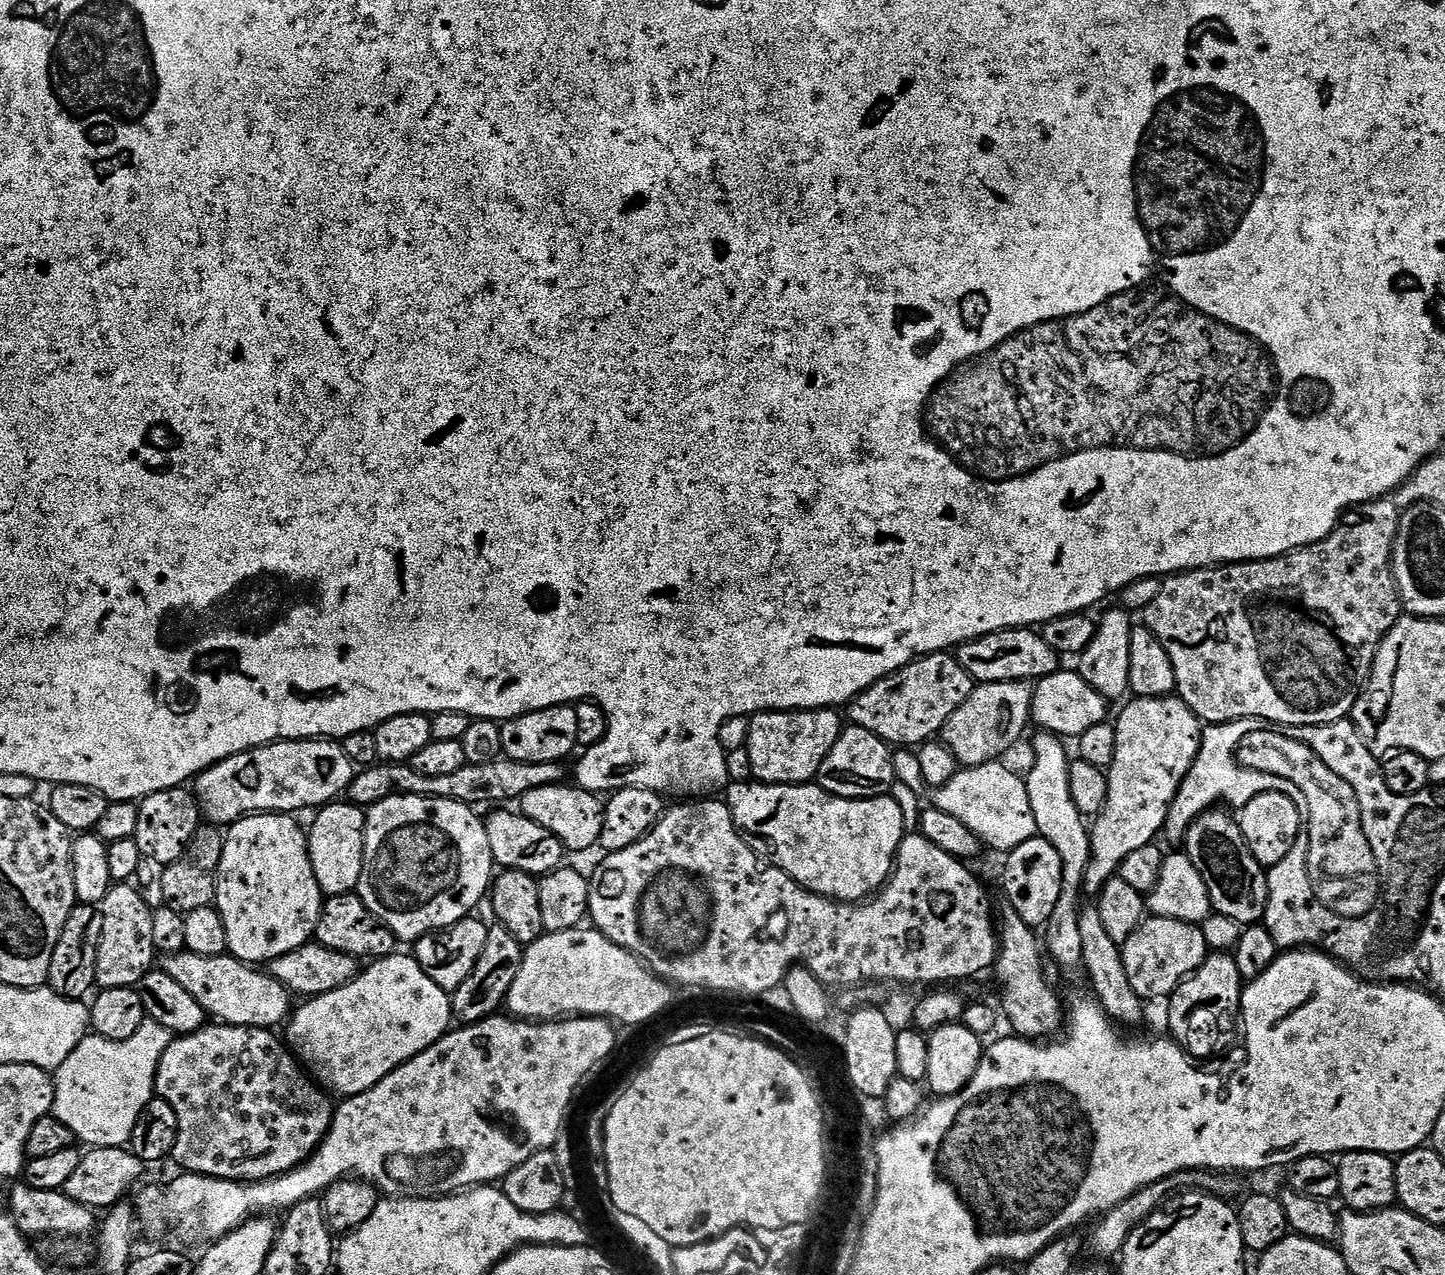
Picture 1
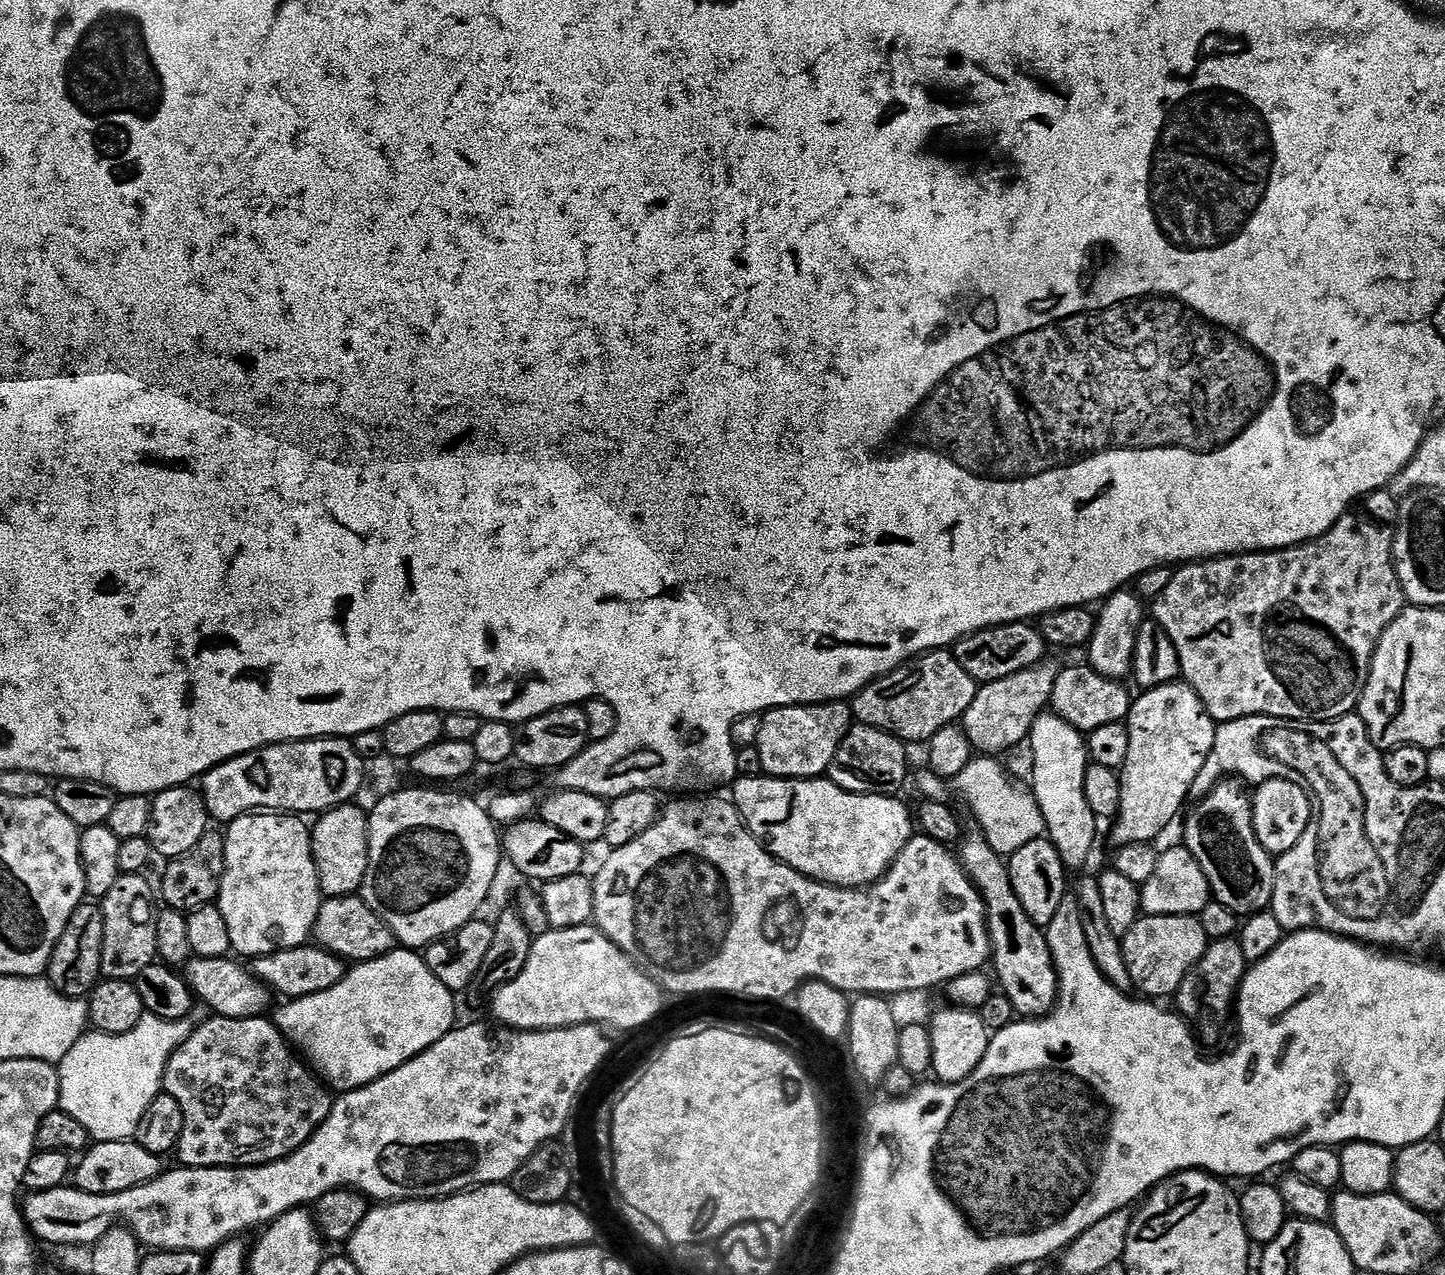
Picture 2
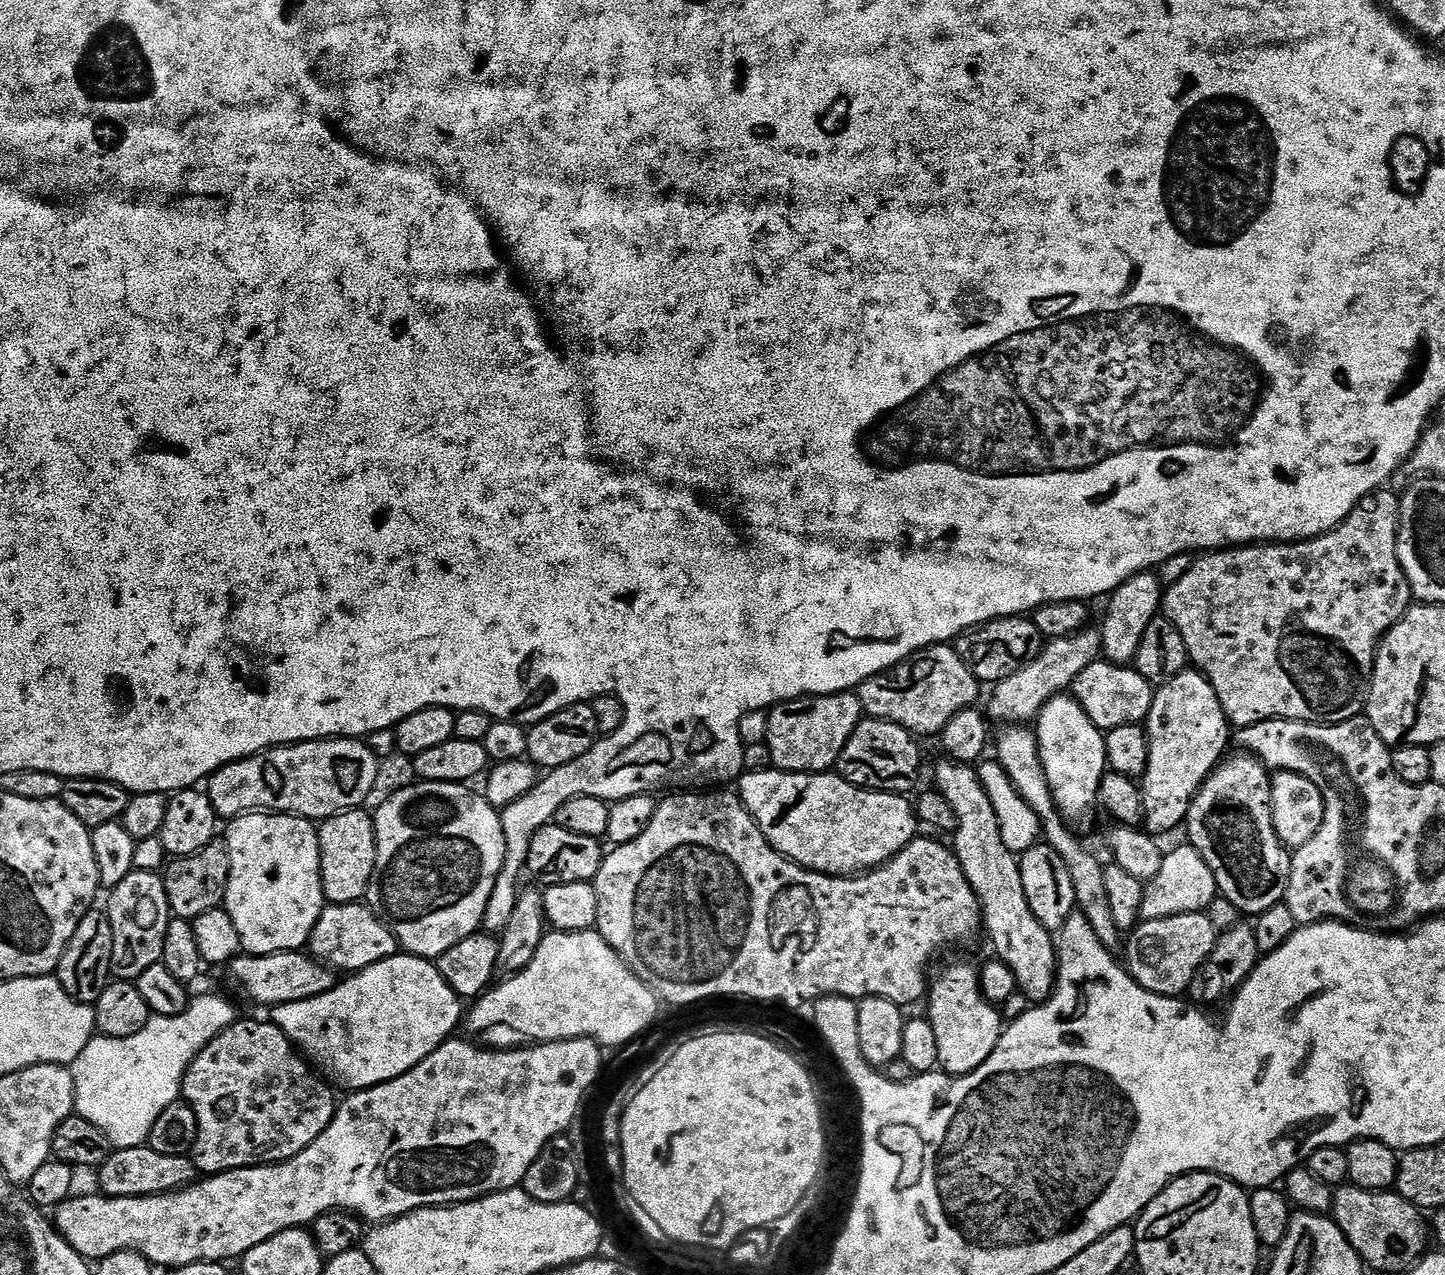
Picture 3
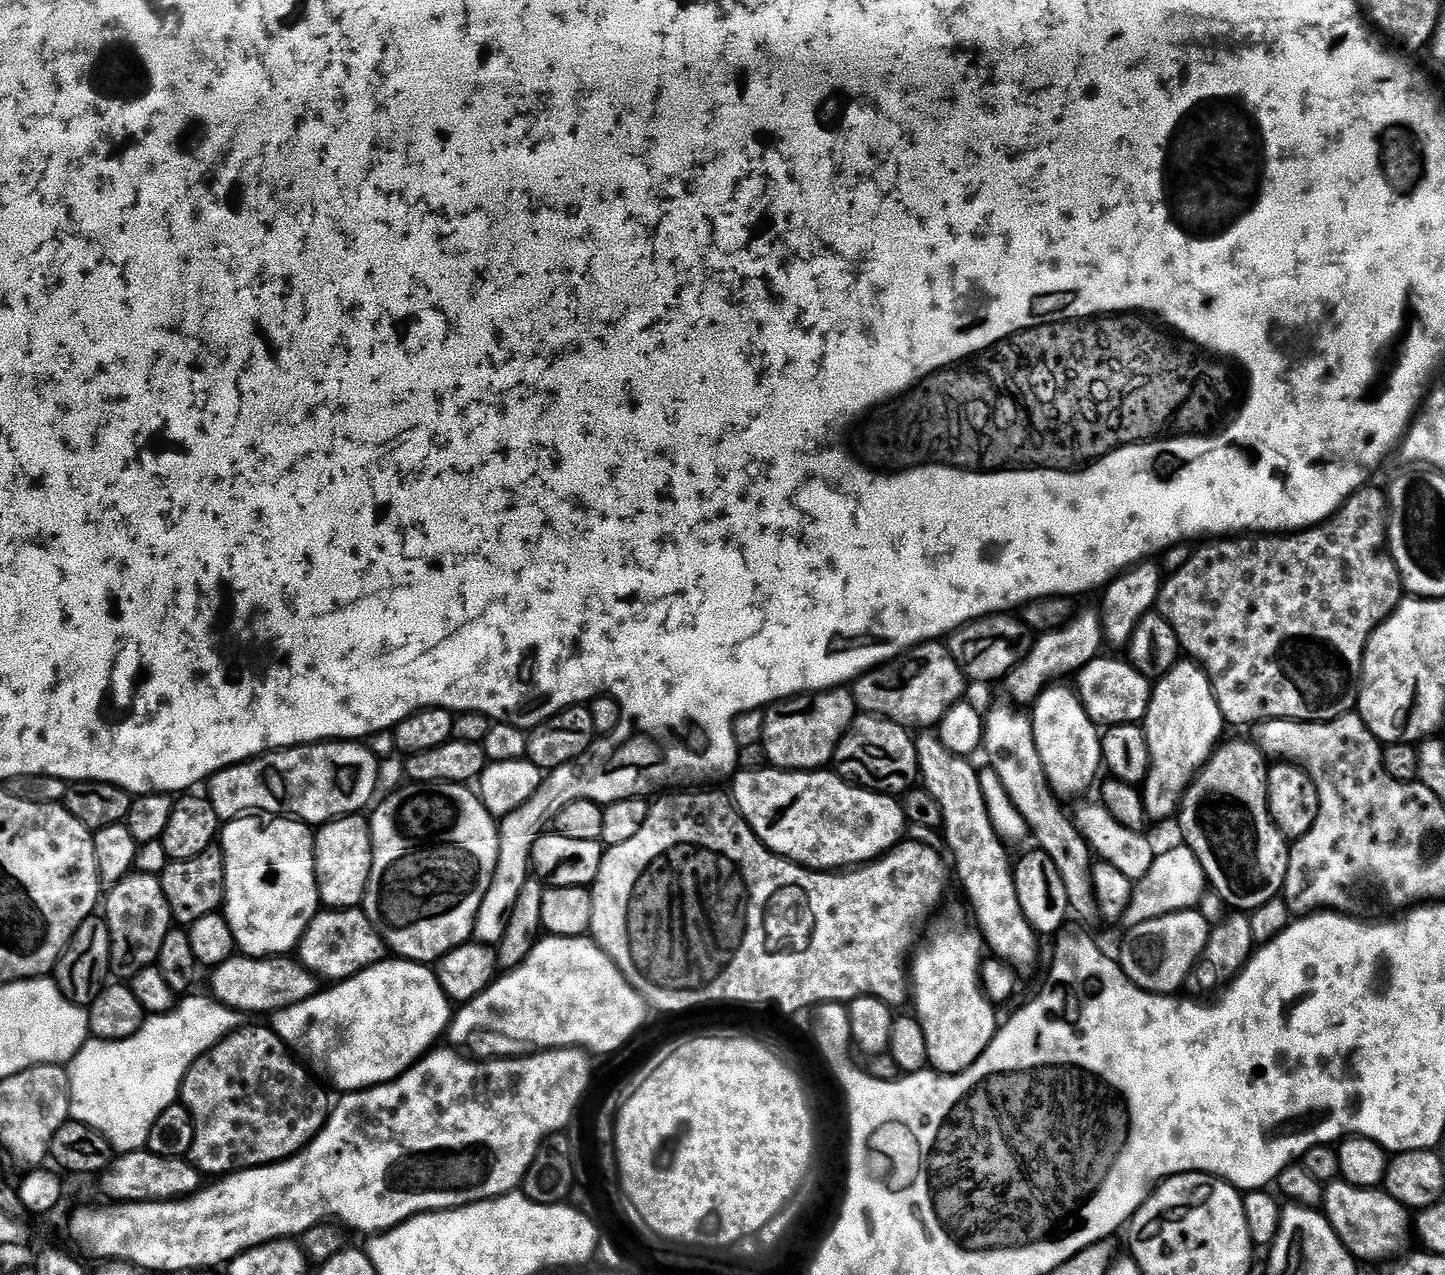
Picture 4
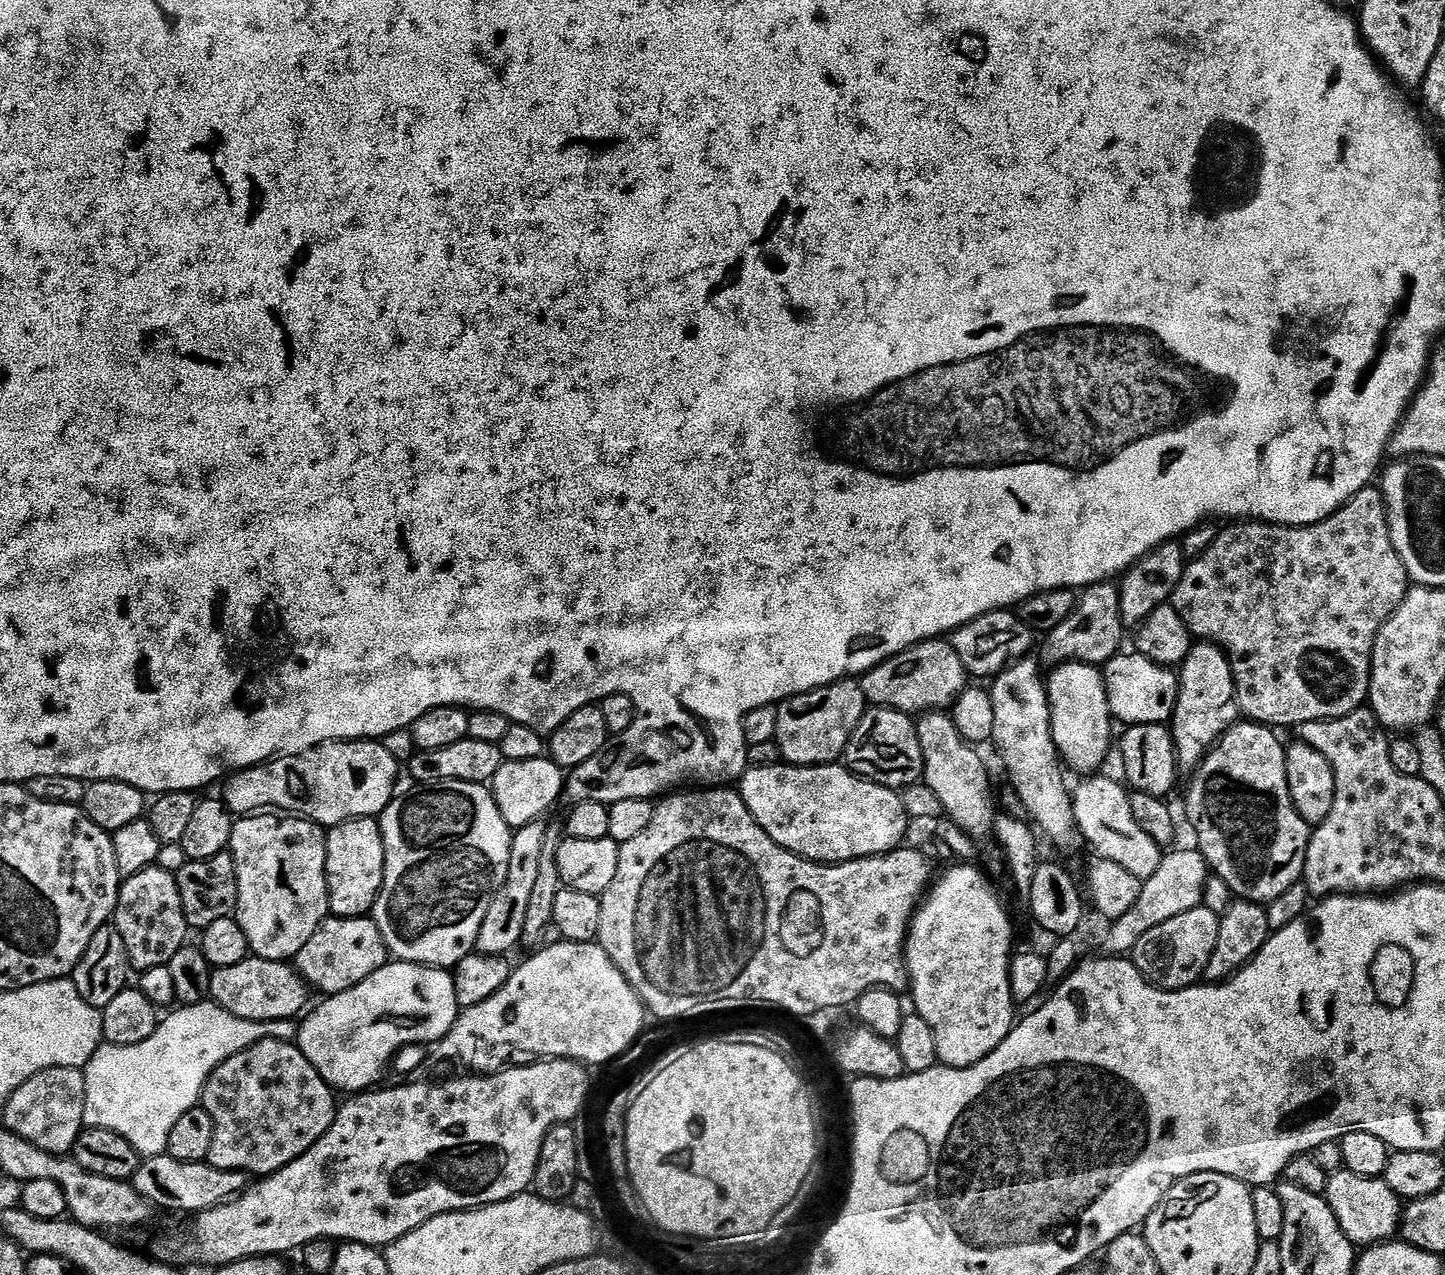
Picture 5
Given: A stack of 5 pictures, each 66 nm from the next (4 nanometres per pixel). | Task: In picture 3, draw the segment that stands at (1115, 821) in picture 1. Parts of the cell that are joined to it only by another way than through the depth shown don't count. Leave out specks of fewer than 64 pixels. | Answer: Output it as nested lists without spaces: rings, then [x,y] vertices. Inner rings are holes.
[[[1198,670],[1180,672],[1173,680],[1167,680],[1155,689],[1146,721],[1148,764],[1142,777],[1144,802],[1142,824],[1149,833],[1168,832],[1179,824],[1181,827],[1187,821],[1188,807],[1192,804],[1197,790],[1203,786],[1209,772],[1219,765],[1225,755],[1224,747],[1228,744],[1228,731],[1230,725],[1224,719],[1218,698],[1208,679]]]

